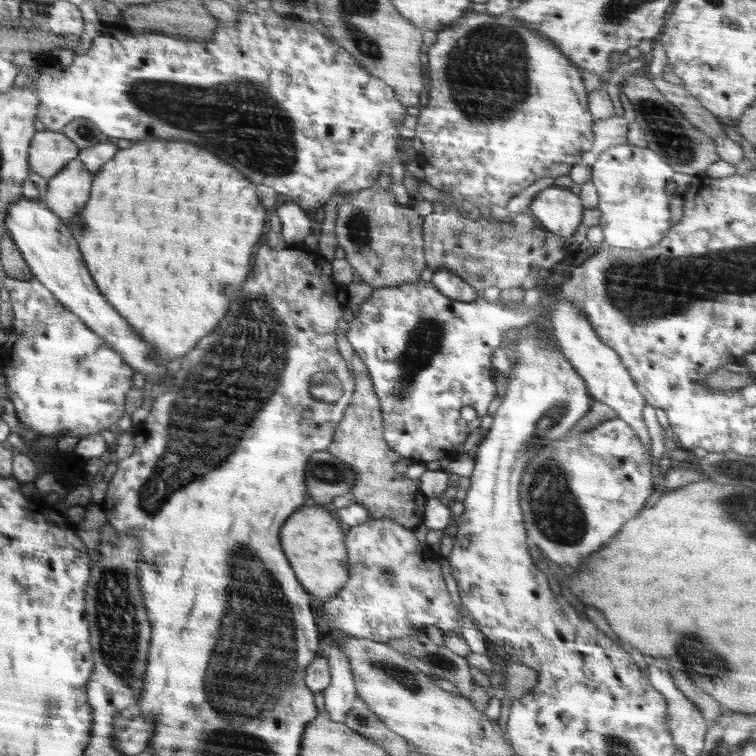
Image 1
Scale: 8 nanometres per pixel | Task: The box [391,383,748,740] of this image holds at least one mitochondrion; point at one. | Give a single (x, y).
(558, 515)

